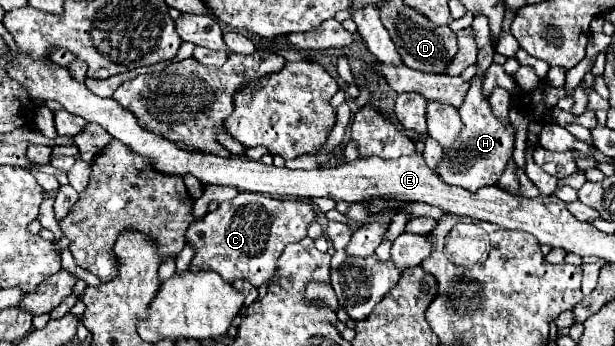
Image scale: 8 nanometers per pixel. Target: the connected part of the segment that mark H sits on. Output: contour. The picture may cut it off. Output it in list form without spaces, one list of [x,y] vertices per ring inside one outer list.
[[[485,17],[473,19],[473,31],[479,45],[479,57],[475,63],[477,73],[471,79],[471,87],[465,95],[465,101],[457,109],[463,123],[461,137],[457,137],[457,145],[453,145],[453,149],[443,153],[443,157],[437,161],[437,167],[435,167],[435,173],[441,177],[441,181],[447,181],[449,185],[459,185],[461,189],[469,189],[471,193],[475,193],[485,185],[497,185],[515,149],[515,127],[509,121],[497,121],[497,117],[493,117],[487,97],[481,93],[481,79],[485,79],[485,73],[493,63],[493,55],[495,55],[487,19]]]

